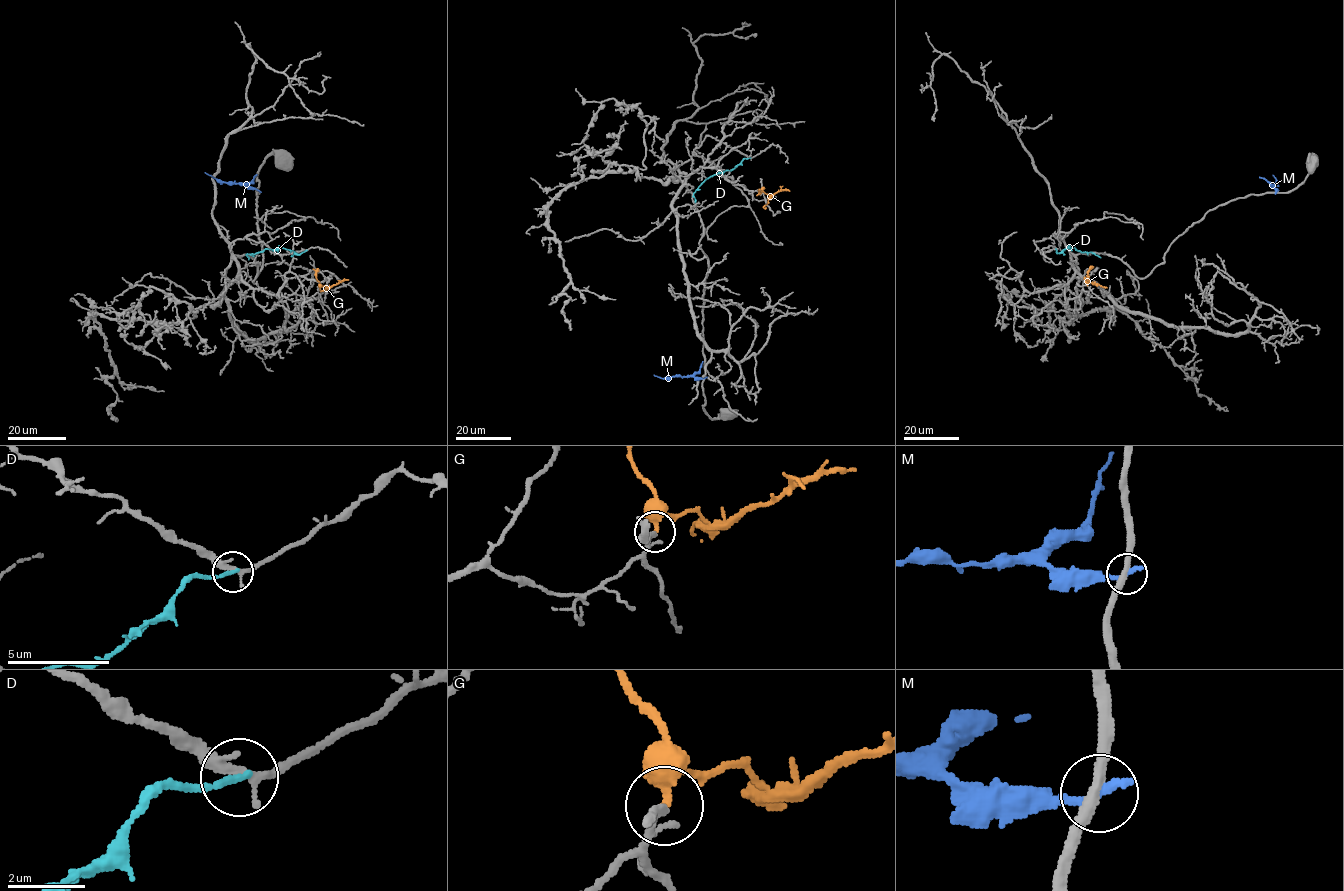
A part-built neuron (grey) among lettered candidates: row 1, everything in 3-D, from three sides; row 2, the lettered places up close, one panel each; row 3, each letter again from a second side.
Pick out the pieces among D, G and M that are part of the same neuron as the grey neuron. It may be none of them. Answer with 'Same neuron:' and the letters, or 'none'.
Same neuron: none

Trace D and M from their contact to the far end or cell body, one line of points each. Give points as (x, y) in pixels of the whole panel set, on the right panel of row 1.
D: (1056, 249), (1060, 252), (1074, 247), (1100, 257)
M: (1276, 192), (1277, 181), (1272, 175)

